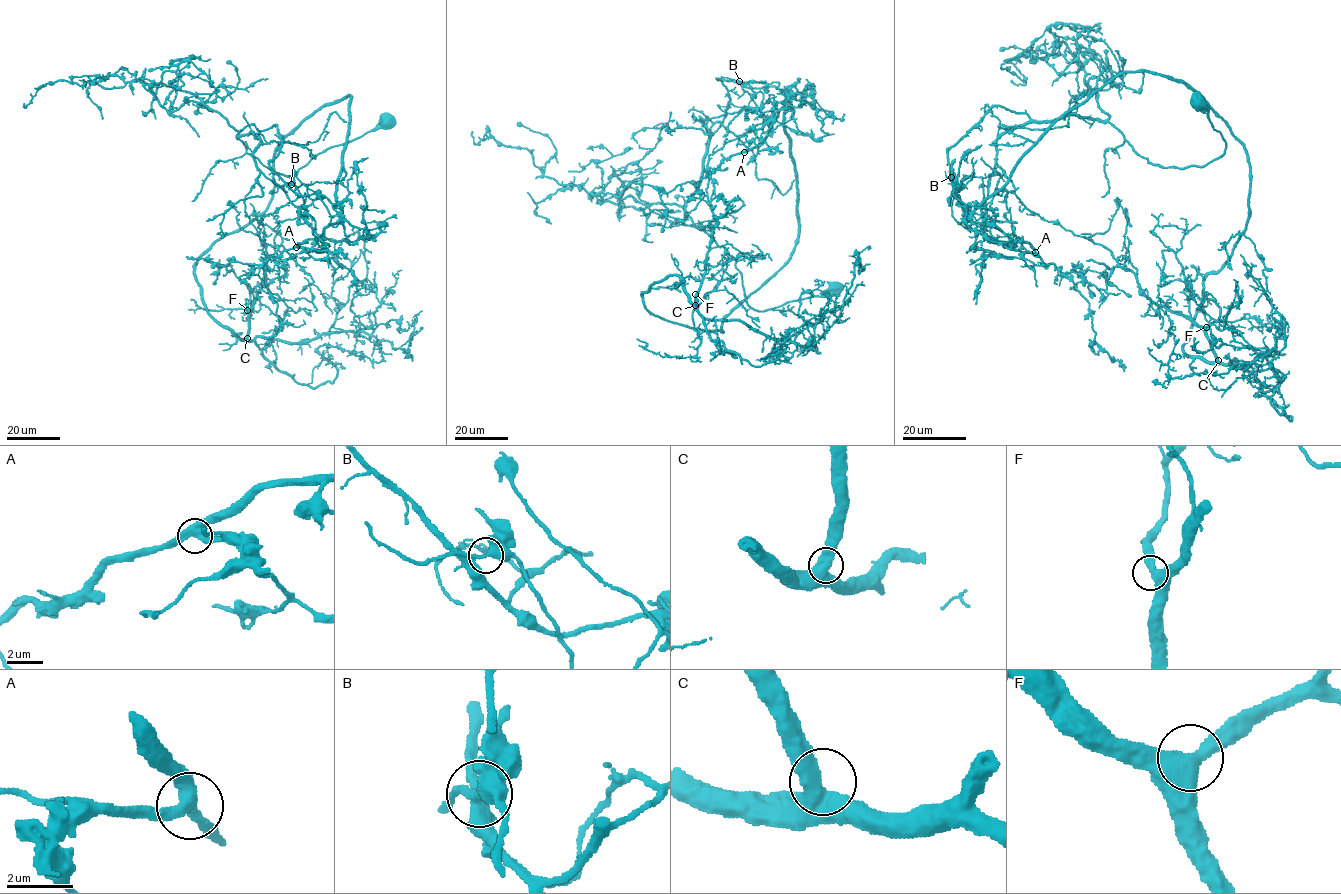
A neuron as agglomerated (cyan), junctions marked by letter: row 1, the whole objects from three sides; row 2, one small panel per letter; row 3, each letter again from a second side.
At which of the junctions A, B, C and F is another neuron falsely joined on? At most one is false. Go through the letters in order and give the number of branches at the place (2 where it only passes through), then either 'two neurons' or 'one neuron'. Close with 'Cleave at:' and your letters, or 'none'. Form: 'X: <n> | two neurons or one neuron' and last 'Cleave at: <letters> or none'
A: 3 | one neuron
B: 2 | two neurons
C: 2 | one neuron
F: 2 | one neuron
Cleave at: B

